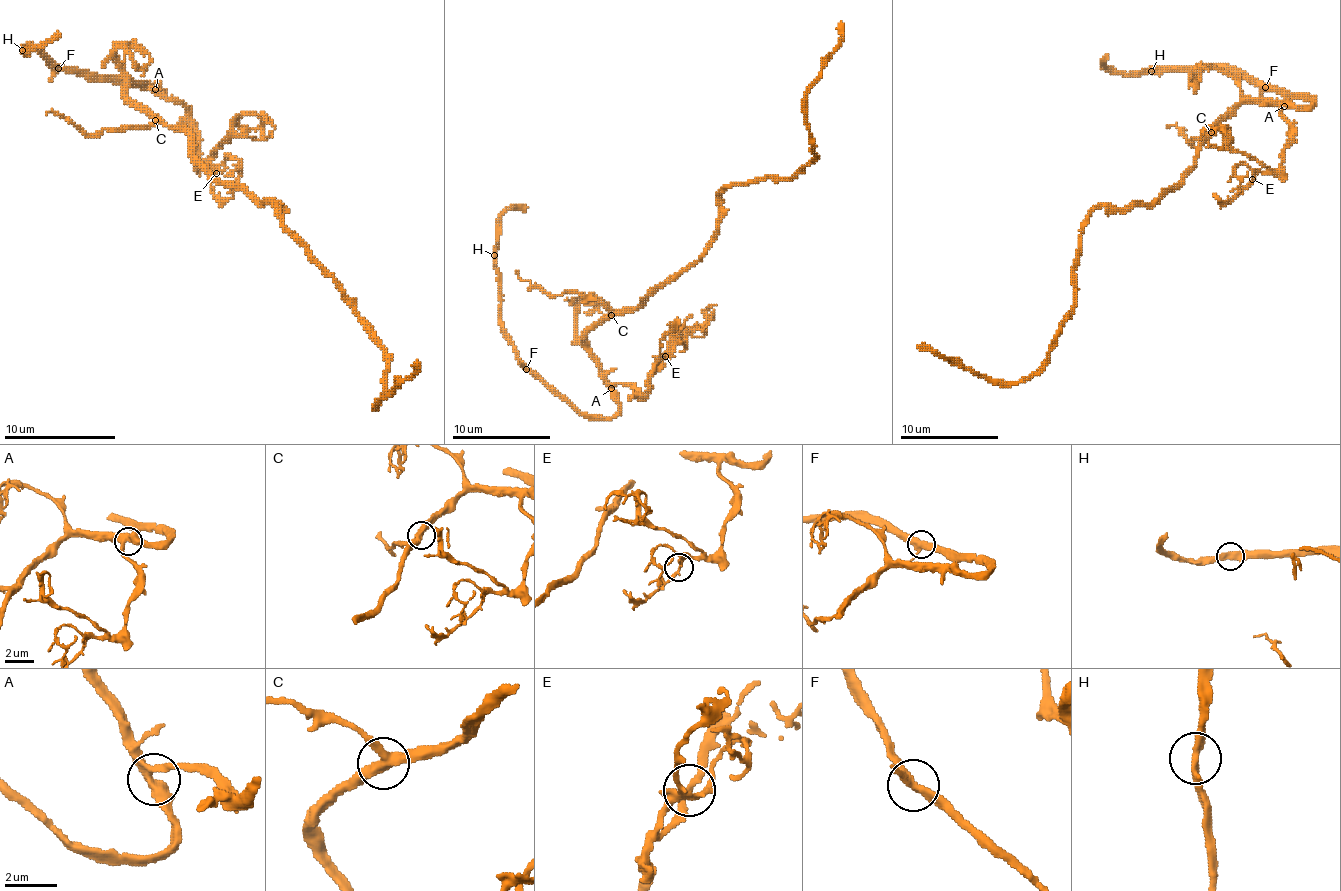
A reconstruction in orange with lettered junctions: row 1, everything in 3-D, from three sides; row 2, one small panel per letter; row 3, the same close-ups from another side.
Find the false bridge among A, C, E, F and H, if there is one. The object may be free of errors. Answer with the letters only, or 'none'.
none

